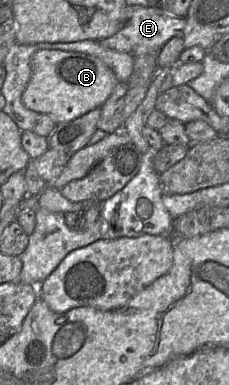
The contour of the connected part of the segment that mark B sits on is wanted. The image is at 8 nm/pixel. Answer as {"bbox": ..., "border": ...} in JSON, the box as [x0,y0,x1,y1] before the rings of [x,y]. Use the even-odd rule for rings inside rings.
{"bbox":[22,49,118,123],"border":[[[42,49],[31,58],[31,77],[22,94],[22,102],[27,109],[49,115],[56,123],[61,123],[101,107],[118,83],[114,72],[93,55]]]}

